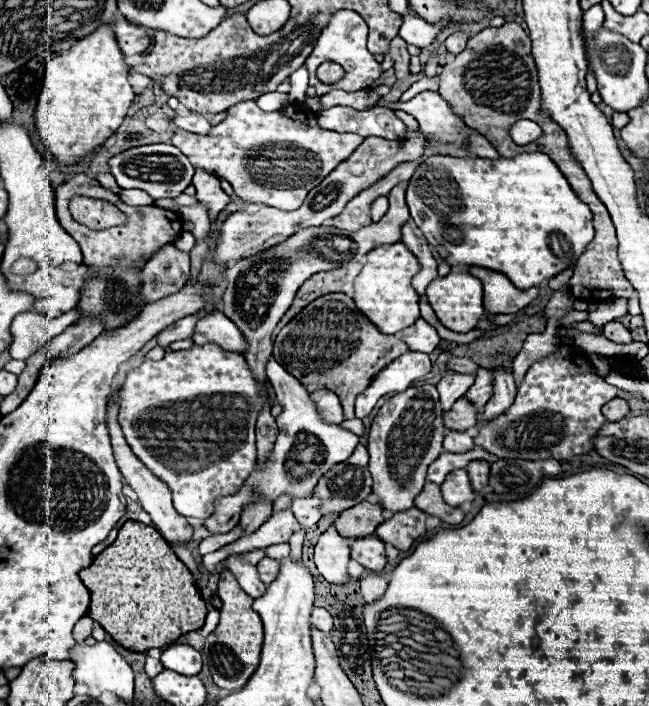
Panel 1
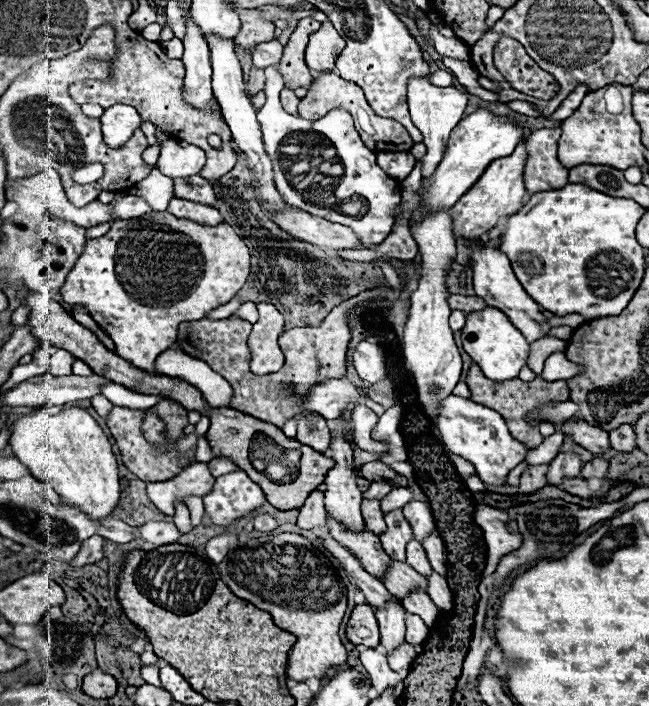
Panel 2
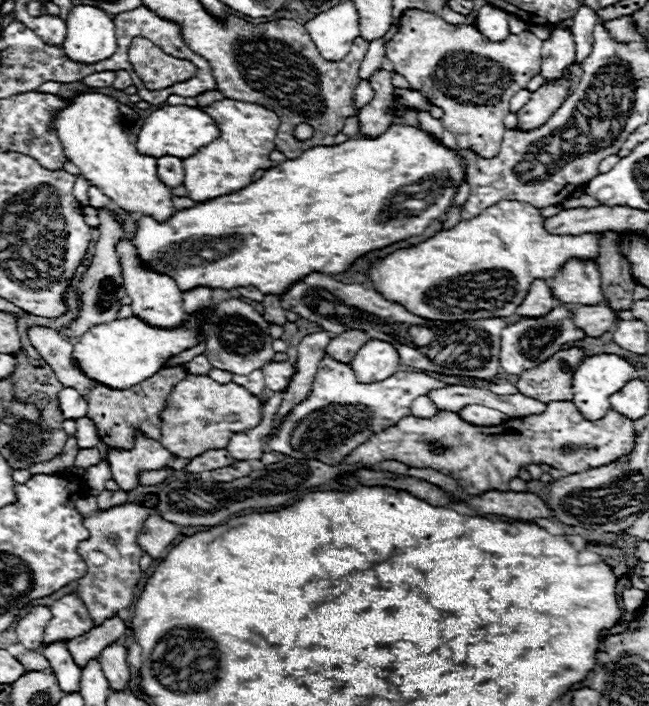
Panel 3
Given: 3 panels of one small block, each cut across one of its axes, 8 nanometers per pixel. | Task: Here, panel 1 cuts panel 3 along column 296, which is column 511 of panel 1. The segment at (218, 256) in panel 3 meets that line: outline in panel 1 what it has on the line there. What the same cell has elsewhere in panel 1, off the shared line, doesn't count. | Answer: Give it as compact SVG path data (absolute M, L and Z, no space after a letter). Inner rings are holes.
M524 152L520 156L514 158L498 158L498 160L490 160L490 158L454 158L454 156L442 156L442 154L434 154L428 156L424 164L420 164L416 168L416 172L410 178L408 190L406 190L406 202L410 208L410 216L416 222L416 226L424 232L428 244L432 244L436 248L436 252L450 264L462 264L462 266L482 266L482 268L490 268L494 272L506 274L512 284L520 290L532 288L536 284L542 284L544 280L550 280L552 276L560 274L564 268L572 266L576 262L576 258L584 252L586 244L594 238L594 226L592 226L592 212L590 208L572 192L572 188L568 186L566 178L562 176L562 172L556 168L556 164L542 152Z

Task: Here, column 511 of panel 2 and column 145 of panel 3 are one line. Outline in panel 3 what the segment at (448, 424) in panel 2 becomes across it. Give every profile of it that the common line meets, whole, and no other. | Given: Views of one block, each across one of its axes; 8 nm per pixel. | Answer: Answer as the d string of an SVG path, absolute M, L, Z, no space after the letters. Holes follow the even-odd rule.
M140 430L134 434L134 446L130 450L110 450L110 466L112 474L116 474L118 484L122 490L130 492L140 486L140 472L144 470L160 470L164 468L172 452L166 450L160 440L152 440L144 436Z

